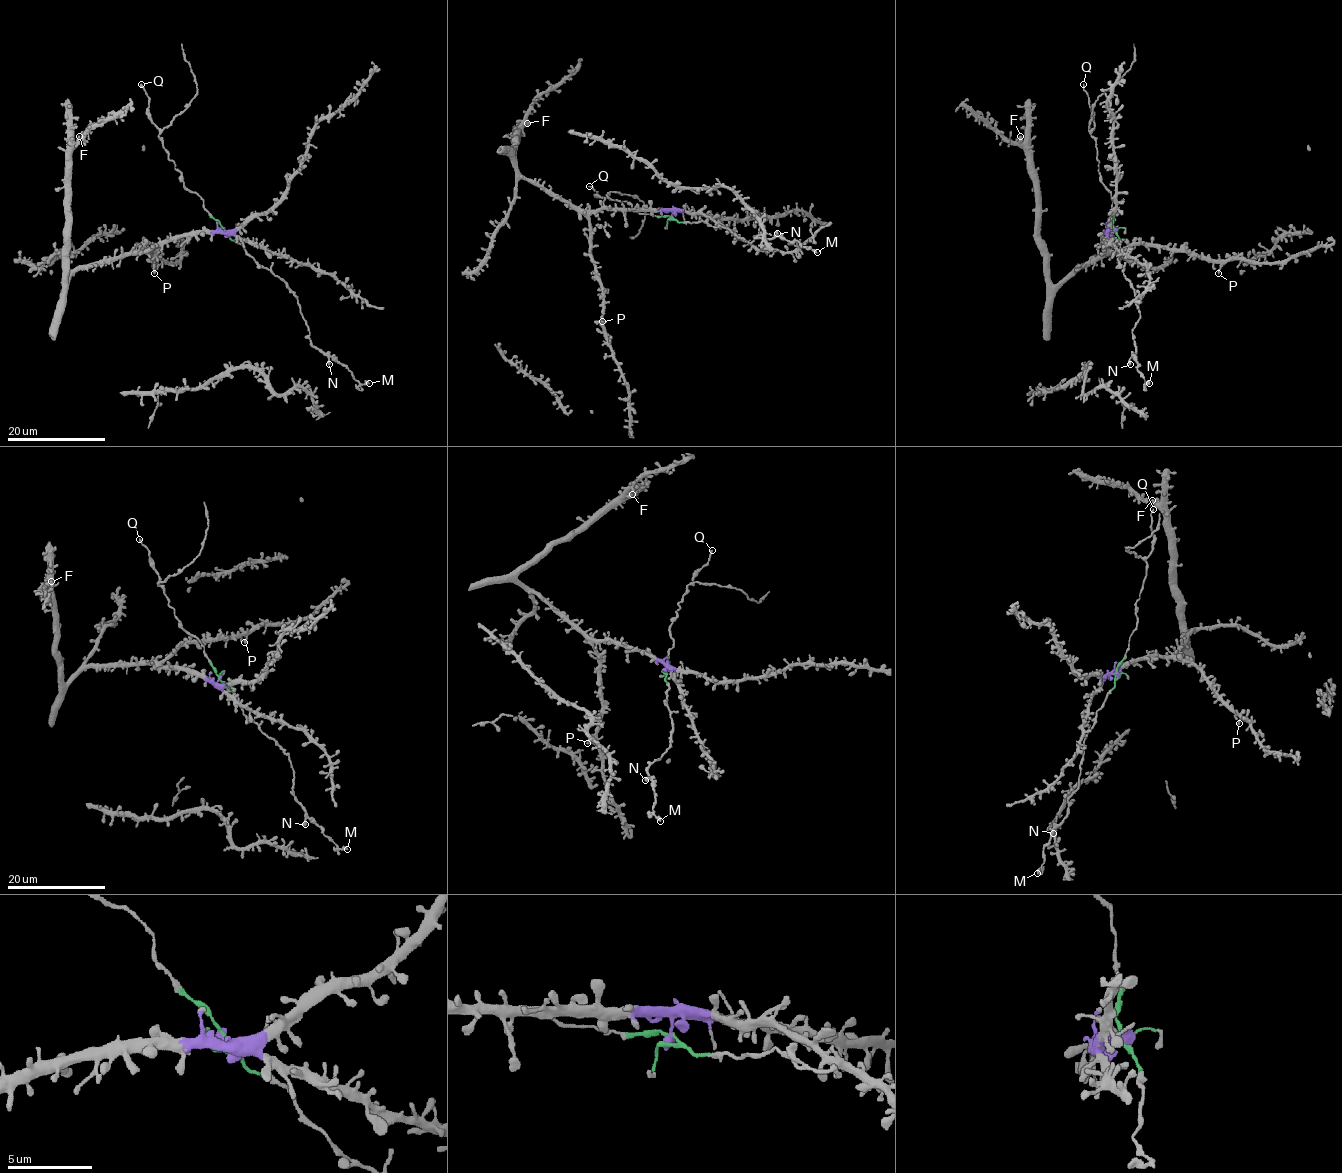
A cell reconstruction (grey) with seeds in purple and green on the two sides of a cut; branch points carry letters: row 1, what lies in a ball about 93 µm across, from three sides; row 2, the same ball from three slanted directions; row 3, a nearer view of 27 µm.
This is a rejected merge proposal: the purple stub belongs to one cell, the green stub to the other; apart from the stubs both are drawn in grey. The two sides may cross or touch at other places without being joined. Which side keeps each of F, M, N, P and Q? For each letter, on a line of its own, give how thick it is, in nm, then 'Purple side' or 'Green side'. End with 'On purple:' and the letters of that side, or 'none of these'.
F: Thickness 420 nm. Purple side
M: Thickness 400 nm. Green side
N: Thickness 400 nm. Green side
P: Thickness 260 nm. Purple side
Q: Thickness 180 nm. Green side
On purple: F, P

